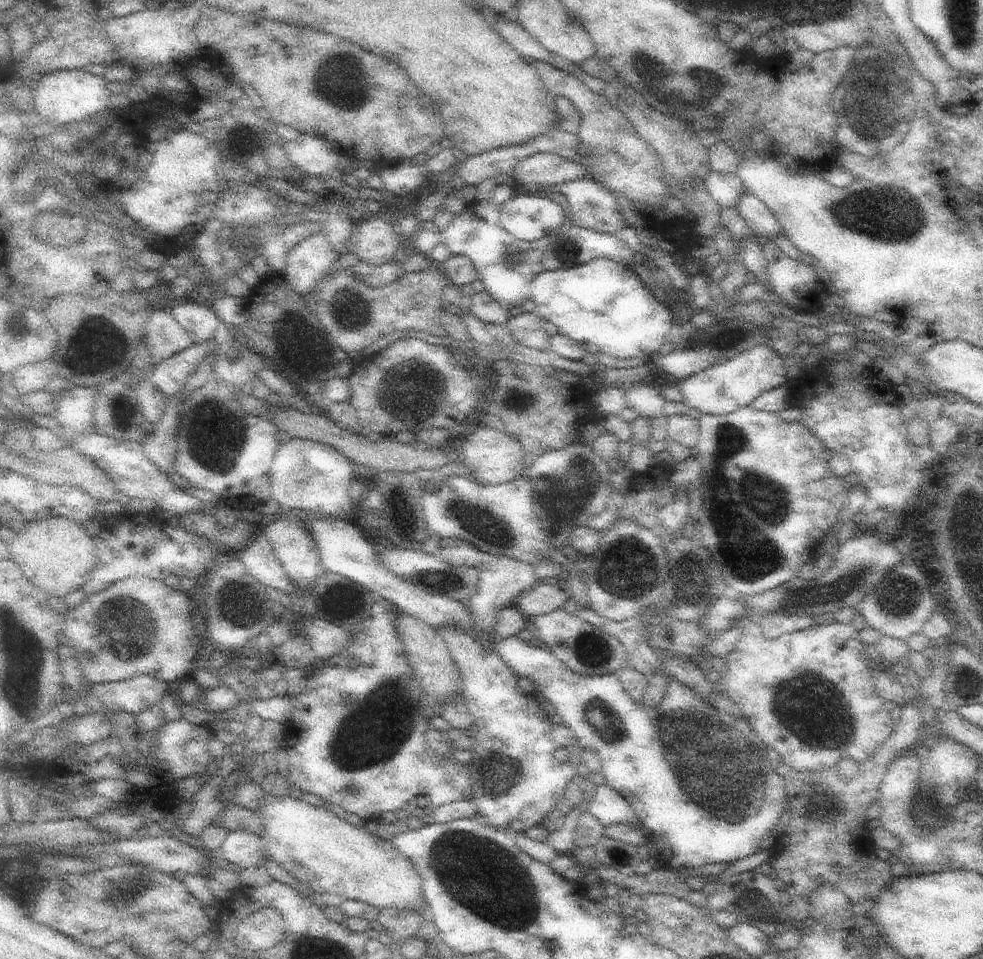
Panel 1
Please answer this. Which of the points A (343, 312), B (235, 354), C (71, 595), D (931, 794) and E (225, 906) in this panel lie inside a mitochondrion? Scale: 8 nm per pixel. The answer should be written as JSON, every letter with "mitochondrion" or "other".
{"A":"other","B":"other","C":"other","D":"mitochondrion","E":"other"}

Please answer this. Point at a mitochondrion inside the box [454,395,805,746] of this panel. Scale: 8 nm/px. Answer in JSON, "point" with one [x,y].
{"point":[743,541]}

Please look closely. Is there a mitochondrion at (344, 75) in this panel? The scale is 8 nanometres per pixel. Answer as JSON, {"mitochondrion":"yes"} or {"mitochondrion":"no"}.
{"mitochondrion":"yes"}

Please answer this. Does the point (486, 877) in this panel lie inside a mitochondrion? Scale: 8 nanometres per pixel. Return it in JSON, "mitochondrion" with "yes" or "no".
{"mitochondrion":"yes"}

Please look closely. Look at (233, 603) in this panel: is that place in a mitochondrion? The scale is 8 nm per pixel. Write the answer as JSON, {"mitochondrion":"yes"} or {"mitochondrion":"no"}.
{"mitochondrion":"yes"}

